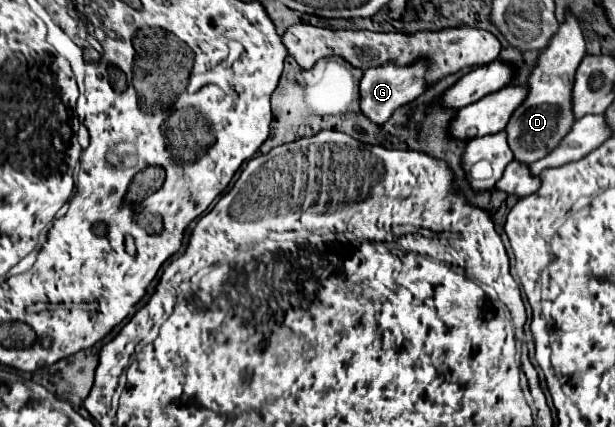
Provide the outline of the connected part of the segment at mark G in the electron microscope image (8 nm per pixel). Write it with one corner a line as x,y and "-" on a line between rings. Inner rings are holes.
379,66
377,70
363,72
363,78
359,82
361,112
377,126
385,124
399,106
413,102
427,90
427,86
421,86
421,74
425,74
423,66

